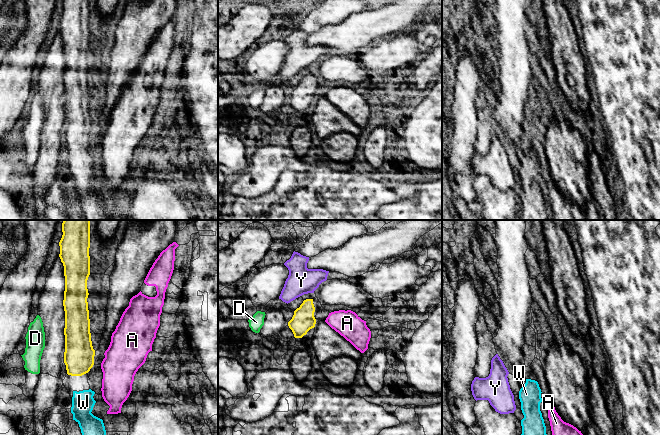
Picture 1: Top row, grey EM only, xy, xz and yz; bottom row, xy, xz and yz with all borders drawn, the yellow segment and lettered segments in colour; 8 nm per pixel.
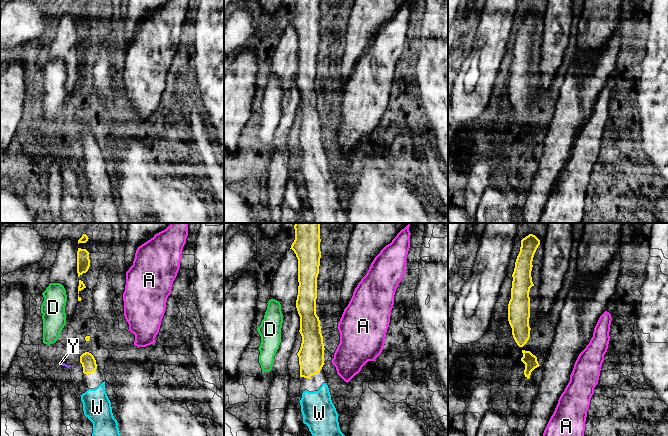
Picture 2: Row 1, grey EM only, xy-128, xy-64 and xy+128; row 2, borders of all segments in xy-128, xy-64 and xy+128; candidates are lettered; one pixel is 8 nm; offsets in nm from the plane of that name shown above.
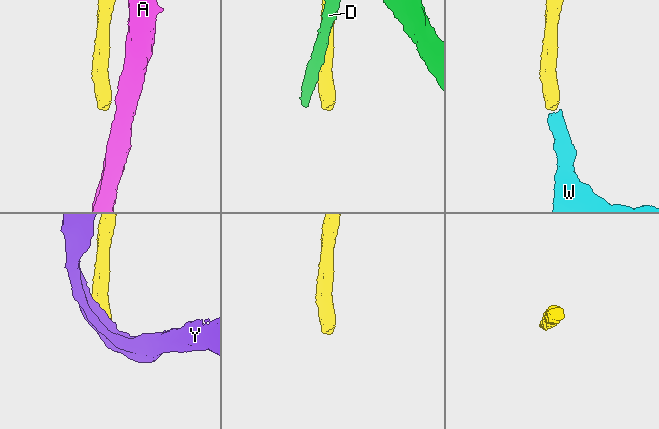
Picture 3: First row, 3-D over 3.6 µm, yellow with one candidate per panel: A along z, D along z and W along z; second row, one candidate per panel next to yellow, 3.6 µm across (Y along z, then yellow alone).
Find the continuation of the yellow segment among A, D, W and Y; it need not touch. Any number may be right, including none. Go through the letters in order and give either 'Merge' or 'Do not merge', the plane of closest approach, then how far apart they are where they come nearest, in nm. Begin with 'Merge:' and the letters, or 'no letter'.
Merge: W
A: Do not merge. Closest in xy. Distance 60 nm
D: Do not merge. Closest in xy. Distance 160 nm
W: Merge. Closest in xy. Distance 120 nm
Y: Do not merge. Closest in xz. Distance 50 nm

